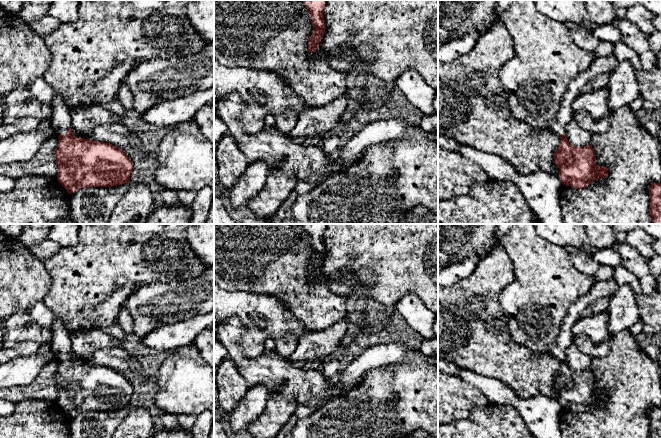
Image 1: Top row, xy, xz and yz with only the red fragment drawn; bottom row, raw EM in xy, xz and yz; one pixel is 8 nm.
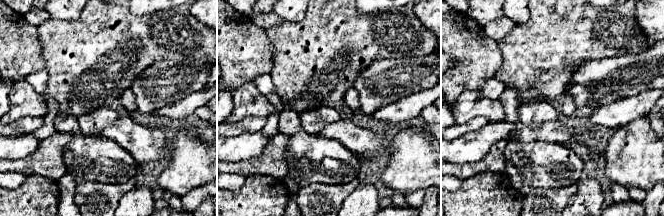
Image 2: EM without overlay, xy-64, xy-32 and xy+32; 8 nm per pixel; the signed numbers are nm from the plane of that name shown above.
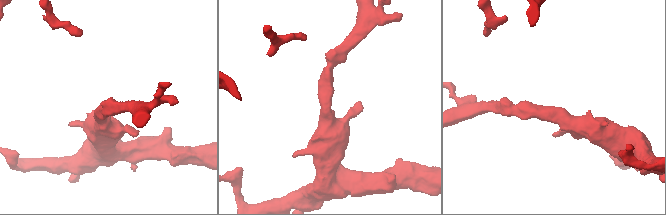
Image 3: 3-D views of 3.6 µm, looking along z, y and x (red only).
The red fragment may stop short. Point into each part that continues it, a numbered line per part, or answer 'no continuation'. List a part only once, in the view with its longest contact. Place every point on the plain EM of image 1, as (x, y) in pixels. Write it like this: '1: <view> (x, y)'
1: xy (61, 344)

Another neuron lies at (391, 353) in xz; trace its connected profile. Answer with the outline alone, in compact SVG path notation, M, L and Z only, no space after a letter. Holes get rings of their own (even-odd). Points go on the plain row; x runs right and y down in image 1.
M387 342L375 345L341 369L334 389L349 391L362 381L369 370L399 364L412 350L413 348L405 342Z

